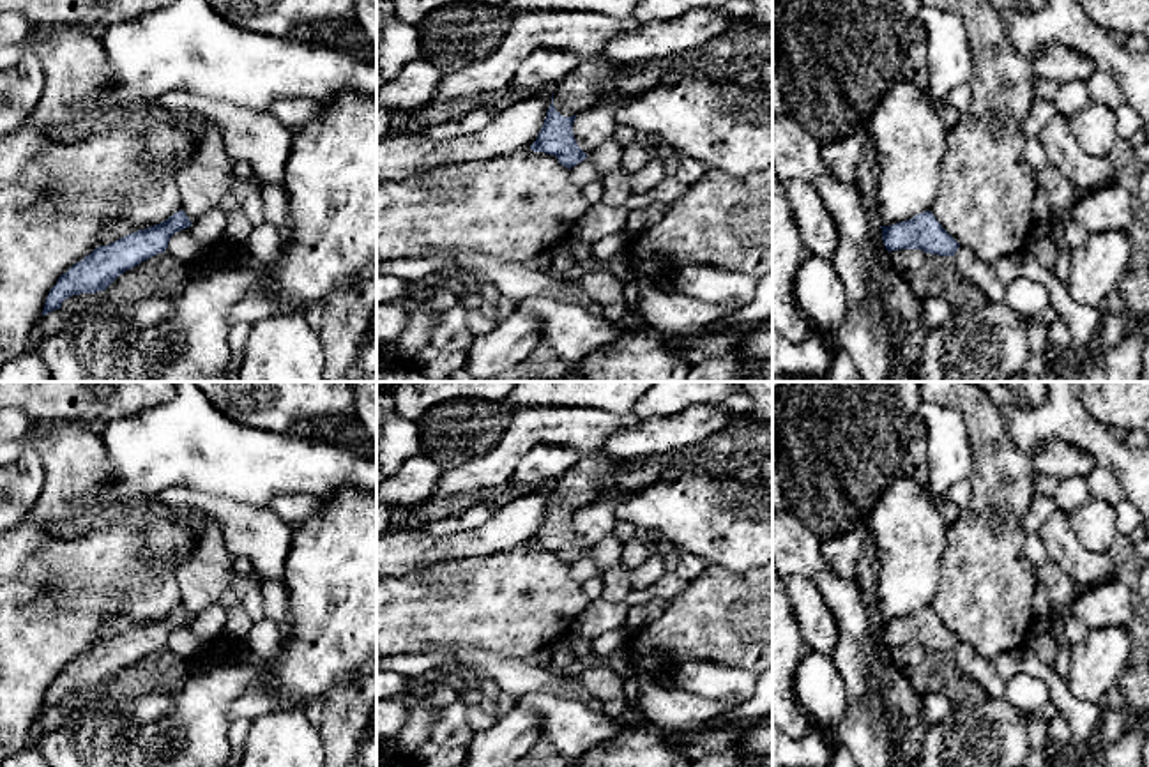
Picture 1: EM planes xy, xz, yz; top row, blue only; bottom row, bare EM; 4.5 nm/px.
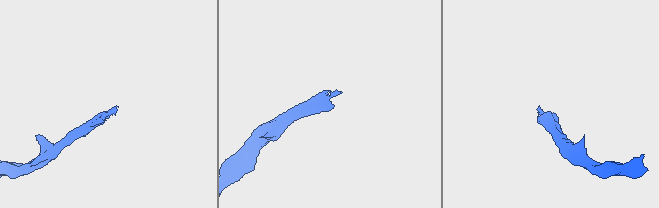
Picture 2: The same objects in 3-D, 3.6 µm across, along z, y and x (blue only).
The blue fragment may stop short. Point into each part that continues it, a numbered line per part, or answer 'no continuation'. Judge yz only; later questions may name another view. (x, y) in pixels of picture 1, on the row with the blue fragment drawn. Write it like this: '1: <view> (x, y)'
no continuation

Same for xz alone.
1: xz (584, 87)

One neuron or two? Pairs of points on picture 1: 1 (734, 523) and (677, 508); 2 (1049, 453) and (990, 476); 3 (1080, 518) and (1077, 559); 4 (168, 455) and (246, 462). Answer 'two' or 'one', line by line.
1: one
2: two
3: two
4: one

